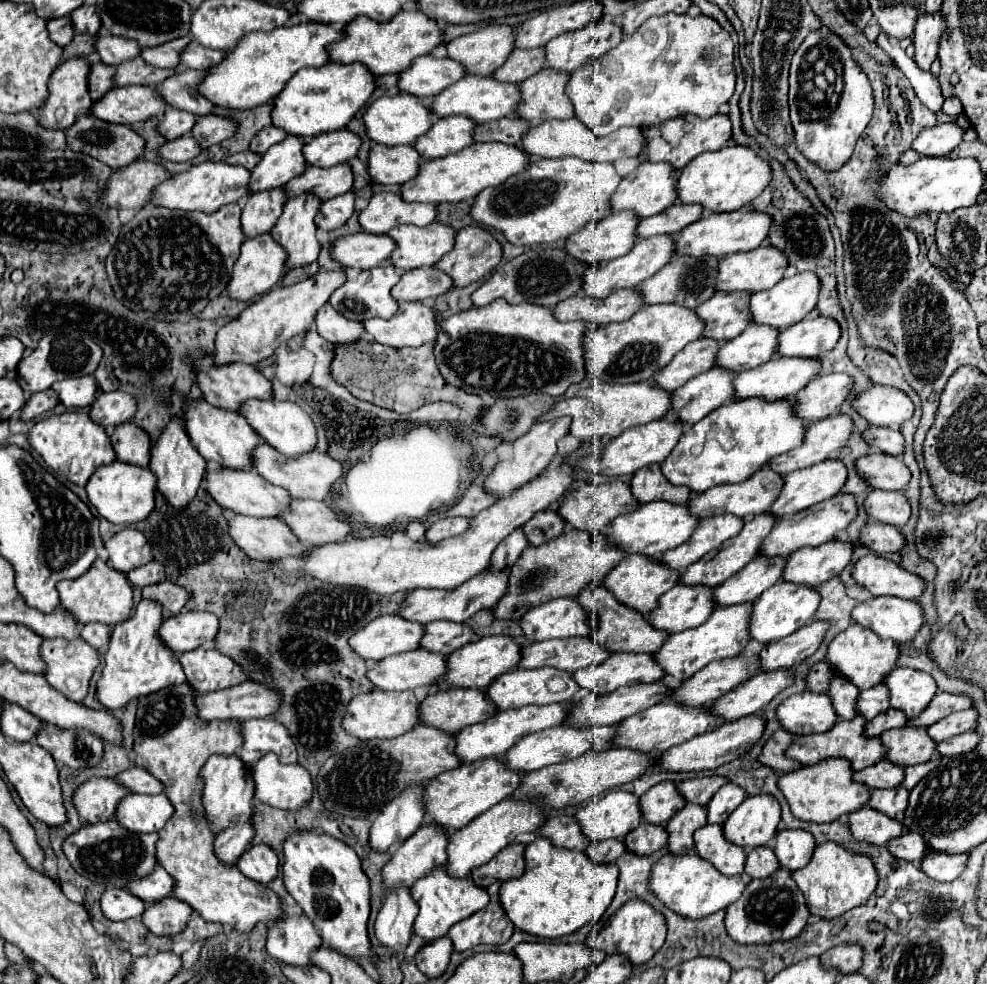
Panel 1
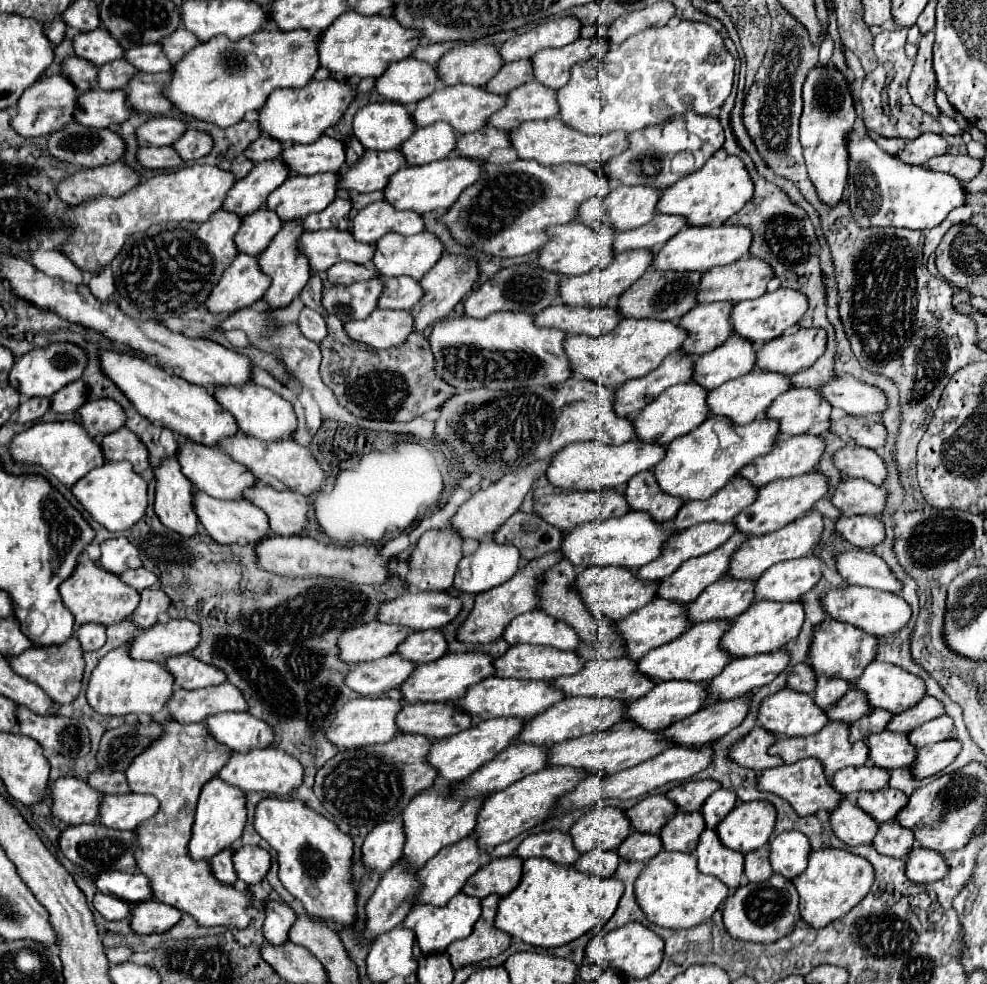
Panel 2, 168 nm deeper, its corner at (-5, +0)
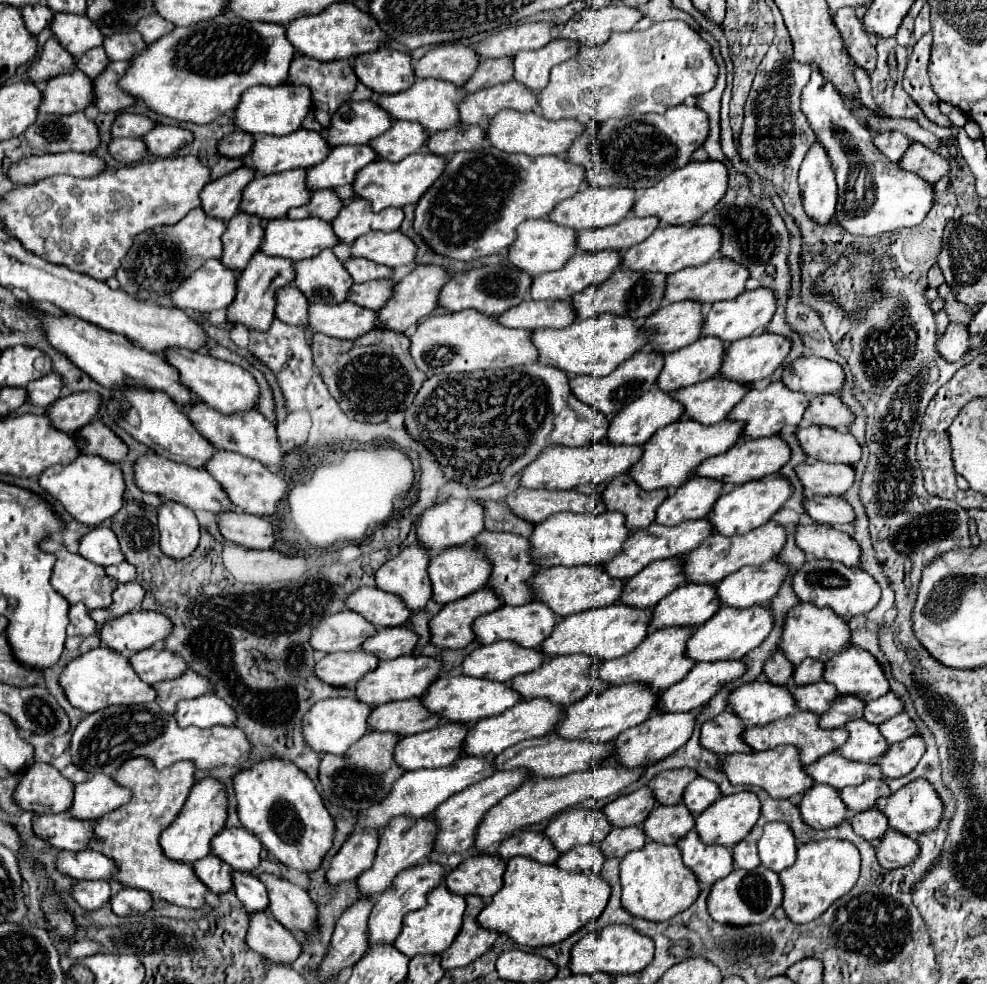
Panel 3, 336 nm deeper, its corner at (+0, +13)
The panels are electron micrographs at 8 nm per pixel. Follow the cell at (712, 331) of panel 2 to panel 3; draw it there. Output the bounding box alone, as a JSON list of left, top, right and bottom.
[644,300,704,354]

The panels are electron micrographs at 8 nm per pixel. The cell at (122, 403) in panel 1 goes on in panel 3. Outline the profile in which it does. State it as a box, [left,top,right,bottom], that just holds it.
[48,392,102,434]

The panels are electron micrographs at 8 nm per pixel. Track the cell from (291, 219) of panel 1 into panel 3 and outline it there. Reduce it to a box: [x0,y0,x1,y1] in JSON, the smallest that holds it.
[226,250,296,330]

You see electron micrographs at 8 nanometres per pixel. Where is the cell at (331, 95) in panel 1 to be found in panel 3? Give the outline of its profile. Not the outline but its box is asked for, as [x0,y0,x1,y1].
[236,84,312,136]

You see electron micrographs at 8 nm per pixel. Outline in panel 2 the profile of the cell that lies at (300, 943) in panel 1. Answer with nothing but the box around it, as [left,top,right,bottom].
[263,901,295,945]

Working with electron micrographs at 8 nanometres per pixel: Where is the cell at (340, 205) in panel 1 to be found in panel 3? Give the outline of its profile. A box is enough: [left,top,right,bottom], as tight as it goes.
[288,190,342,222]

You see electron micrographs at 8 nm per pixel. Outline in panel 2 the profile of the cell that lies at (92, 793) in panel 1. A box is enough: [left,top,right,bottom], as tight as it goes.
[47,777,103,825]

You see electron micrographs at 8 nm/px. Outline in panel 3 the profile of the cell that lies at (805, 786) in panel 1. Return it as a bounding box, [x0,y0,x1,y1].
[724,746,814,798]

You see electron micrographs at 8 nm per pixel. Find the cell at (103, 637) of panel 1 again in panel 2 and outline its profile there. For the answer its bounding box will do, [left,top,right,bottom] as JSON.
[75,623,105,651]

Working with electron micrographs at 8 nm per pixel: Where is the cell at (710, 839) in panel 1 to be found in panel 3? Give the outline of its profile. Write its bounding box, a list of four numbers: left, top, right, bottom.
[676,830,734,884]

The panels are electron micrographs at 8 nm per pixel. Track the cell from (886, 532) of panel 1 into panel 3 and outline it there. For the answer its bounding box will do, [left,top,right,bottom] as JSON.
[804,496,856,526]

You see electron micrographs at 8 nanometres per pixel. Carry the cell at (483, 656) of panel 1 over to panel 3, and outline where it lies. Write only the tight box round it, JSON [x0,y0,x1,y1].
[356,656,444,706]

